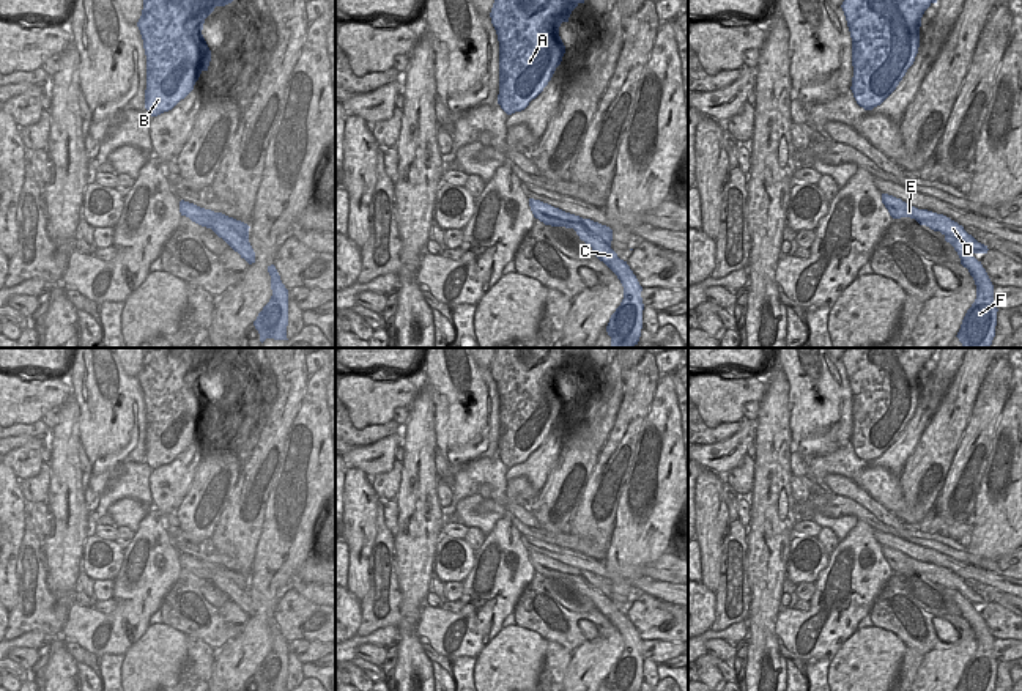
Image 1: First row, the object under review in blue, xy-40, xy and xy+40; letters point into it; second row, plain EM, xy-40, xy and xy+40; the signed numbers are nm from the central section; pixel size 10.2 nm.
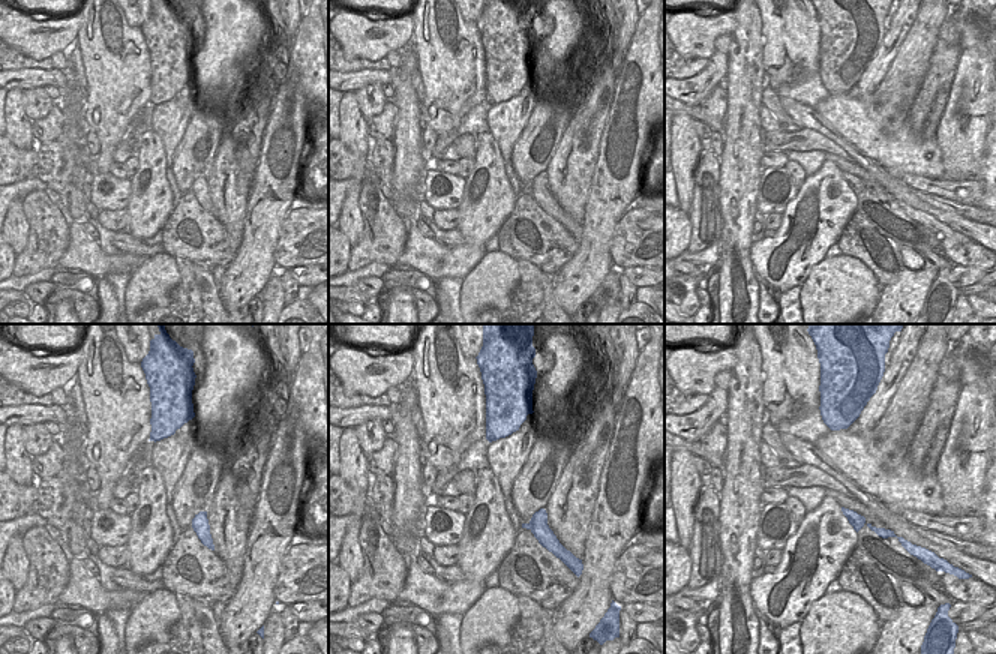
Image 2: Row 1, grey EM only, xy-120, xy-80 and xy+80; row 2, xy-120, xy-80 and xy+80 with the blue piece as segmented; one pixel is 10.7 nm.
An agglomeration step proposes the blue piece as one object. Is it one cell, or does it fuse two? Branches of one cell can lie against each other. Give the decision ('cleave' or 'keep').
cleave

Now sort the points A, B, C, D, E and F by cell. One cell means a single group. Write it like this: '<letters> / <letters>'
A B C E F / D

